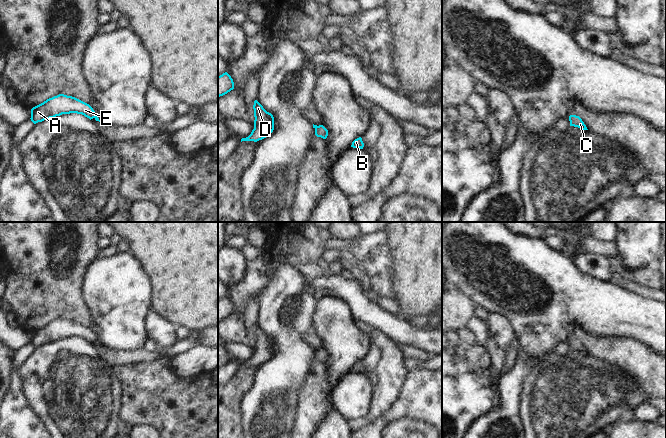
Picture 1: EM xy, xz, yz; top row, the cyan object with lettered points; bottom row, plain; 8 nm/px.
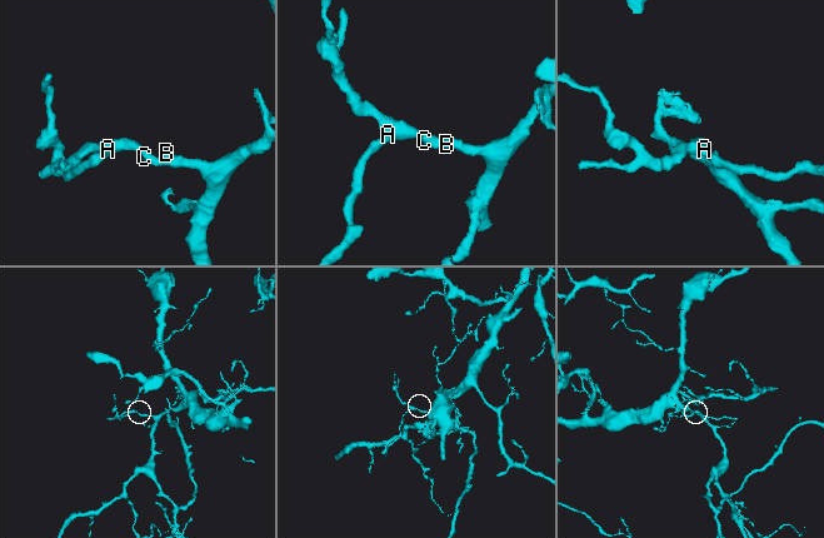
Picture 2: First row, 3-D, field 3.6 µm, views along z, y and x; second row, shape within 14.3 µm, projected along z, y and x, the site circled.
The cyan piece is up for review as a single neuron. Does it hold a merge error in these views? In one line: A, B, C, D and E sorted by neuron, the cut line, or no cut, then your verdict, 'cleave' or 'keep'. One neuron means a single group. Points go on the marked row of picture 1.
A B C D E | no cut | keep

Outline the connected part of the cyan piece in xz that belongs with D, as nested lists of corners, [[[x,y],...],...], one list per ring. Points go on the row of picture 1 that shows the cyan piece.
[[[254,101],[254,129],[251,134],[242,138],[242,141],[254,141],[257,142],[268,137],[274,130],[274,117],[271,113],[267,112],[263,106],[257,101]]]

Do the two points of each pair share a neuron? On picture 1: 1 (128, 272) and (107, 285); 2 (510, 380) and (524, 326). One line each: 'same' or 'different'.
1: same
2: same

